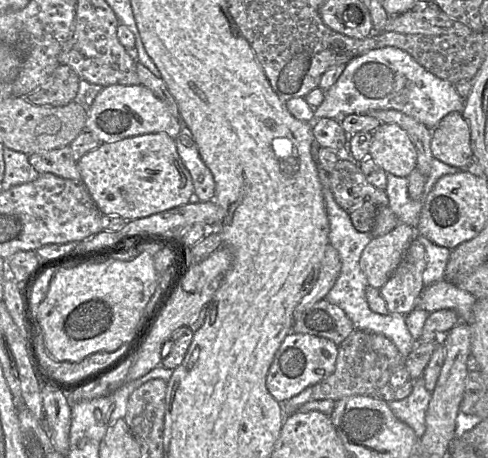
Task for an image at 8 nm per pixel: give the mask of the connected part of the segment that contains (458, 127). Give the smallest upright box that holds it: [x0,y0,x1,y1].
[431,112,472,169]

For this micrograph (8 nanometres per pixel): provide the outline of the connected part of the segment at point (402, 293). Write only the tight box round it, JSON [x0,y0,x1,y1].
[379,237,426,315]

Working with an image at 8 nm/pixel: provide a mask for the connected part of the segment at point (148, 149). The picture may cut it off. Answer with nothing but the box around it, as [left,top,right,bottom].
[78,133,199,221]

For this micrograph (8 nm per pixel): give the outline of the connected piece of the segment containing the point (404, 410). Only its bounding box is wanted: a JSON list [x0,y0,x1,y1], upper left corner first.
[388,377,432,438]

